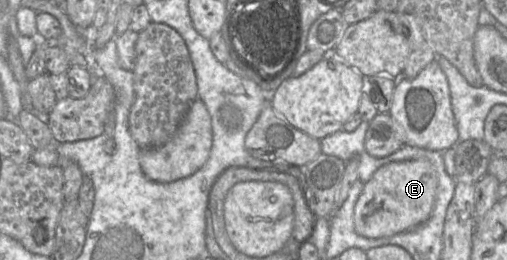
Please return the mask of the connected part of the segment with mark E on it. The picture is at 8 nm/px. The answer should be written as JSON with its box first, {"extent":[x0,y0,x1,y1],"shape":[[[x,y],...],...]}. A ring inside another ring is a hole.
{"extent":[355,158,437,238],"shape":[[[427,158],[381,166],[364,184],[355,204],[355,231],[367,238],[390,237],[424,223],[433,210],[437,186],[436,169]]]}

